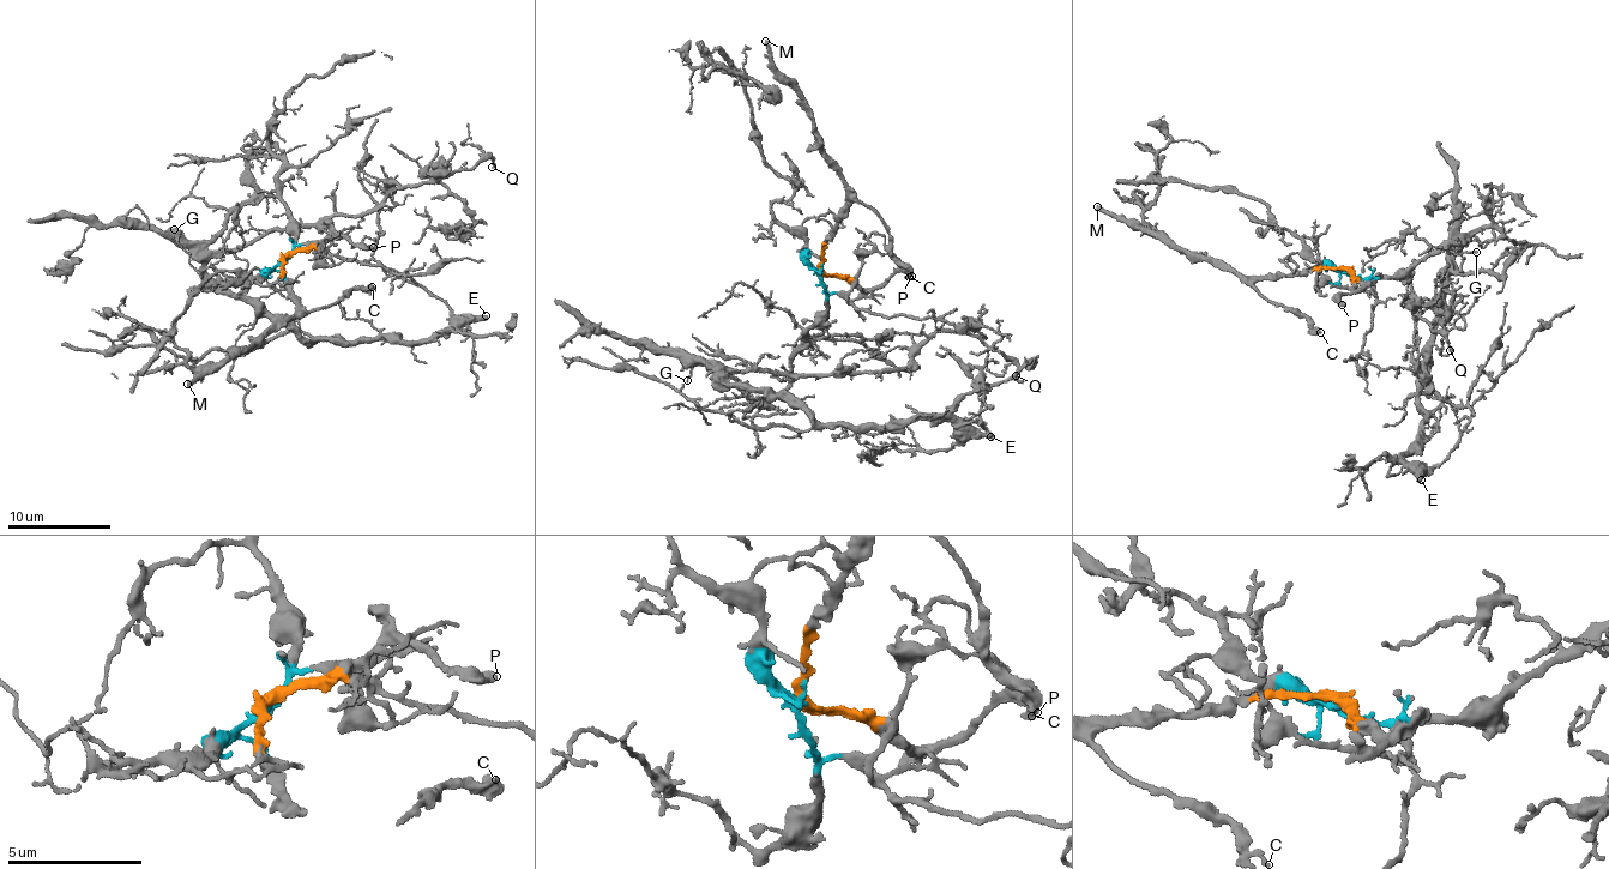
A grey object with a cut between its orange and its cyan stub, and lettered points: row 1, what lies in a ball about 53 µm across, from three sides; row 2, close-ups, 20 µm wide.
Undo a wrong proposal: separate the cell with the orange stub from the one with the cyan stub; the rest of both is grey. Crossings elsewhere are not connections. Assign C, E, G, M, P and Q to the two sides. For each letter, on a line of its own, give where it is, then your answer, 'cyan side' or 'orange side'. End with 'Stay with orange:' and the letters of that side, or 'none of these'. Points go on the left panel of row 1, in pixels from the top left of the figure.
C: (372, 287) | orange side
E: (486, 315) | cyan side
G: (174, 229) | cyan side
M: (187, 384) | orange side
P: (373, 247) | orange side
Q: (492, 167) | cyan side
Stay with orange: C, M, P

